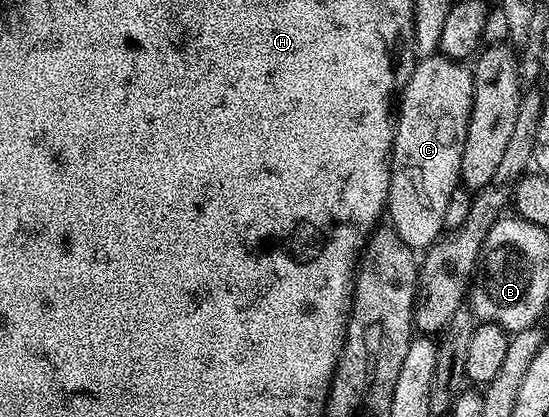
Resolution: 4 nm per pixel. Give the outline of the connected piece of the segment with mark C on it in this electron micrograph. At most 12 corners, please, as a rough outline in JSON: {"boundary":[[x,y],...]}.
{"boundary":[[417,60],[394,117],[387,216],[413,249],[461,184],[472,71]]}

